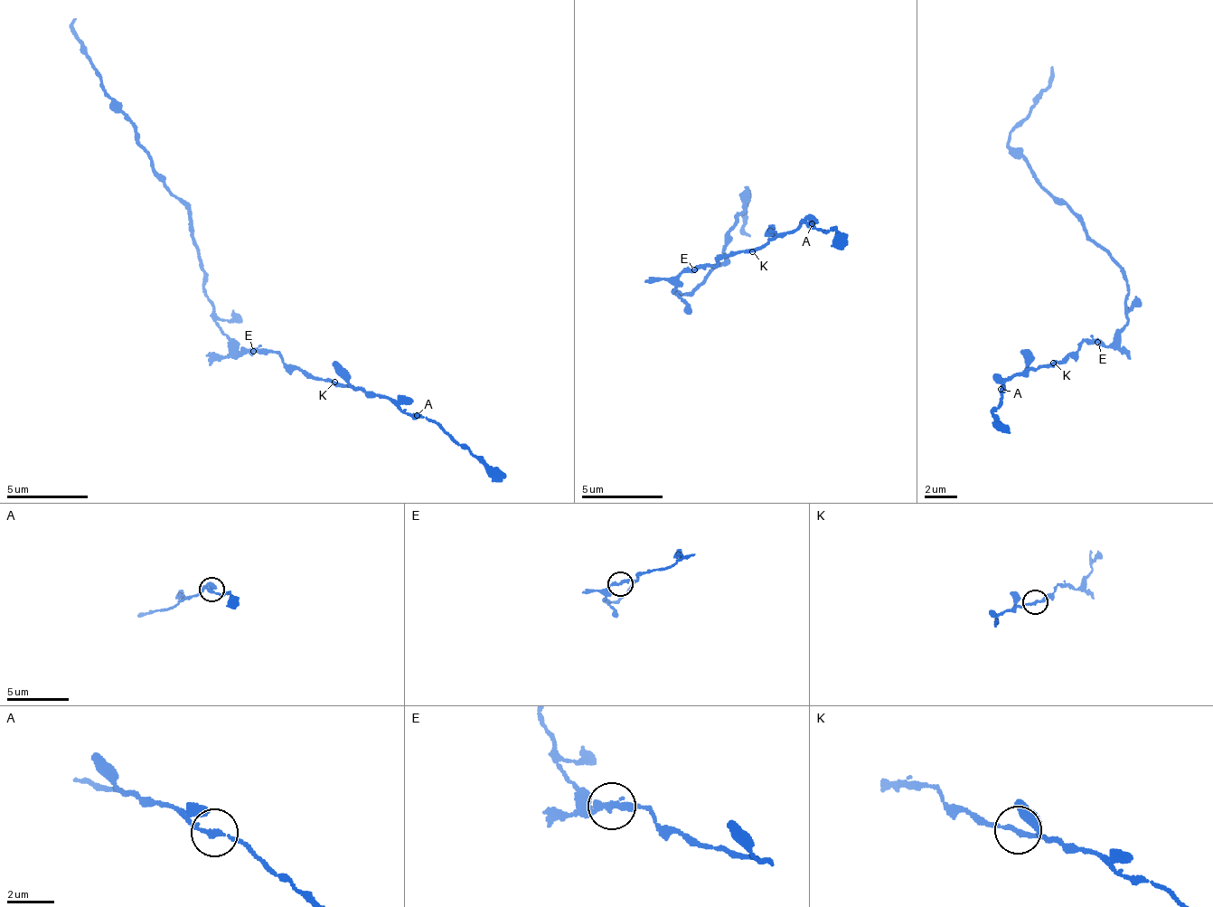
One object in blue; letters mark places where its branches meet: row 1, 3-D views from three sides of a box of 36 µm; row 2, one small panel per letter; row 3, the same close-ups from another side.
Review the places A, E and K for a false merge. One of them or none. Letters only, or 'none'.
none

